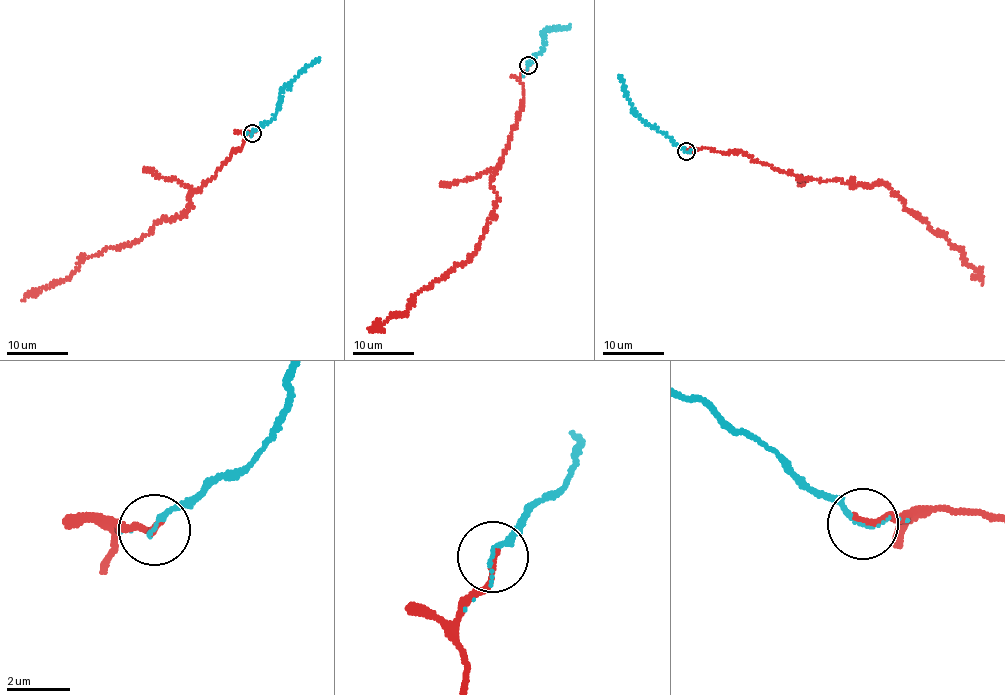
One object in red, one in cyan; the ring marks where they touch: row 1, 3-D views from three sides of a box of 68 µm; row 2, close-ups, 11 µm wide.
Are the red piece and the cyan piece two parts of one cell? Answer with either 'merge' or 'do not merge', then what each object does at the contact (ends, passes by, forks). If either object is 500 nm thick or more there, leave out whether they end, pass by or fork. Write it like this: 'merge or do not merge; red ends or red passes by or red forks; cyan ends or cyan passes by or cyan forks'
merge; red ends; cyan ends

